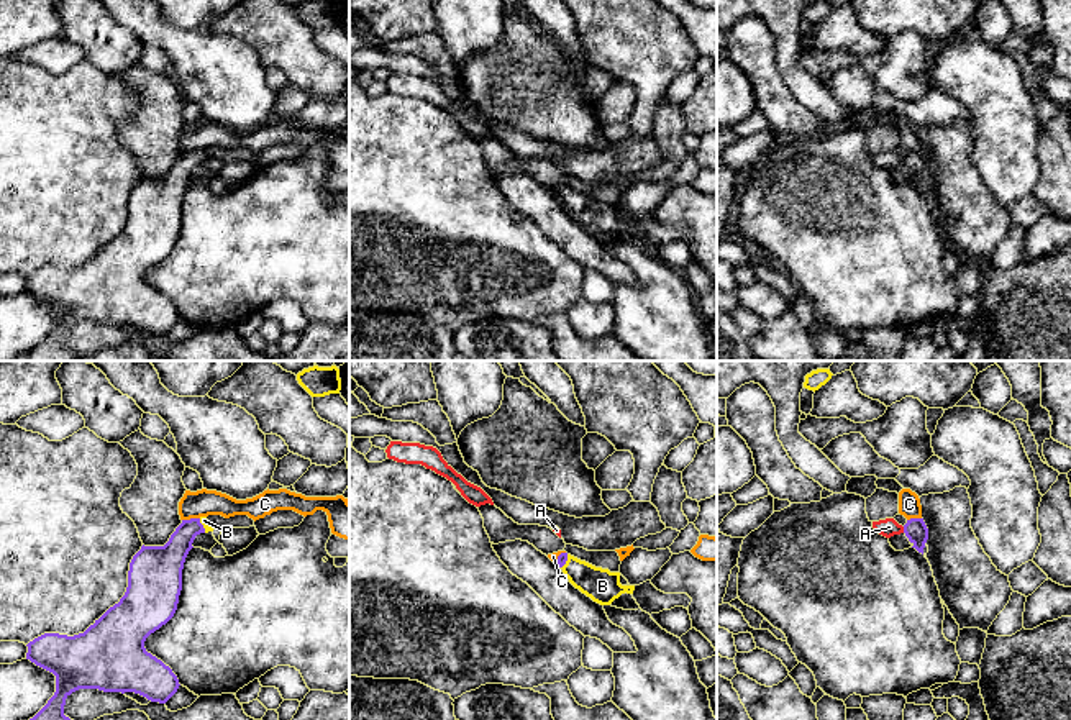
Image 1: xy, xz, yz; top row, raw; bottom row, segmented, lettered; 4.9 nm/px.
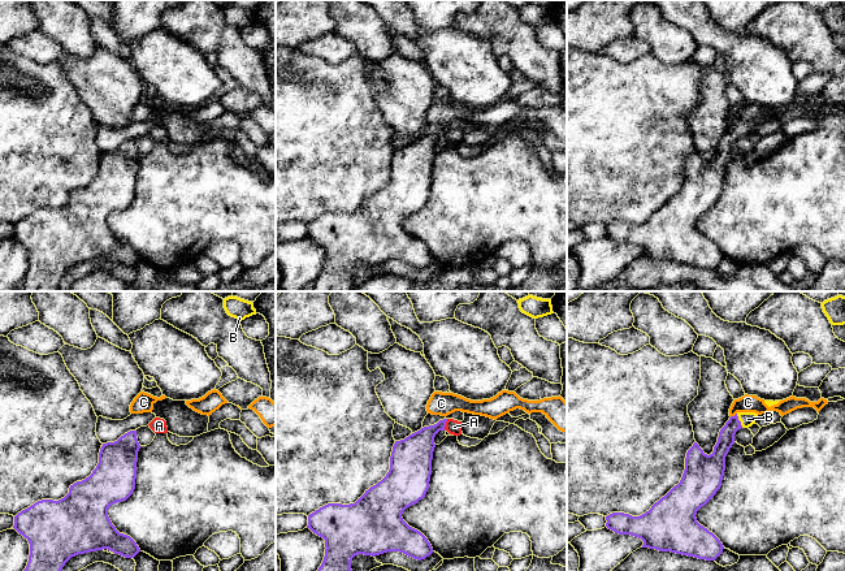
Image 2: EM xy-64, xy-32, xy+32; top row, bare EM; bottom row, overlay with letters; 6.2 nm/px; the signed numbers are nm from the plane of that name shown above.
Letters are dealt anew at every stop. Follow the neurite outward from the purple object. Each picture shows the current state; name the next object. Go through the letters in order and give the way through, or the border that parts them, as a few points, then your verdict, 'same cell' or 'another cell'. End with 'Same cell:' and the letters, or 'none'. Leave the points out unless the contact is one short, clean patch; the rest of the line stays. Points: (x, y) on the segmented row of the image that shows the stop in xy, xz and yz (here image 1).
A: along yz (902, 527), (904, 532) | another cell
B: across xy (166, 561), (179, 543), (202, 525), (204, 520) | same cell
C: along xy (199, 517), (182, 520) | another cell
Same cell: B

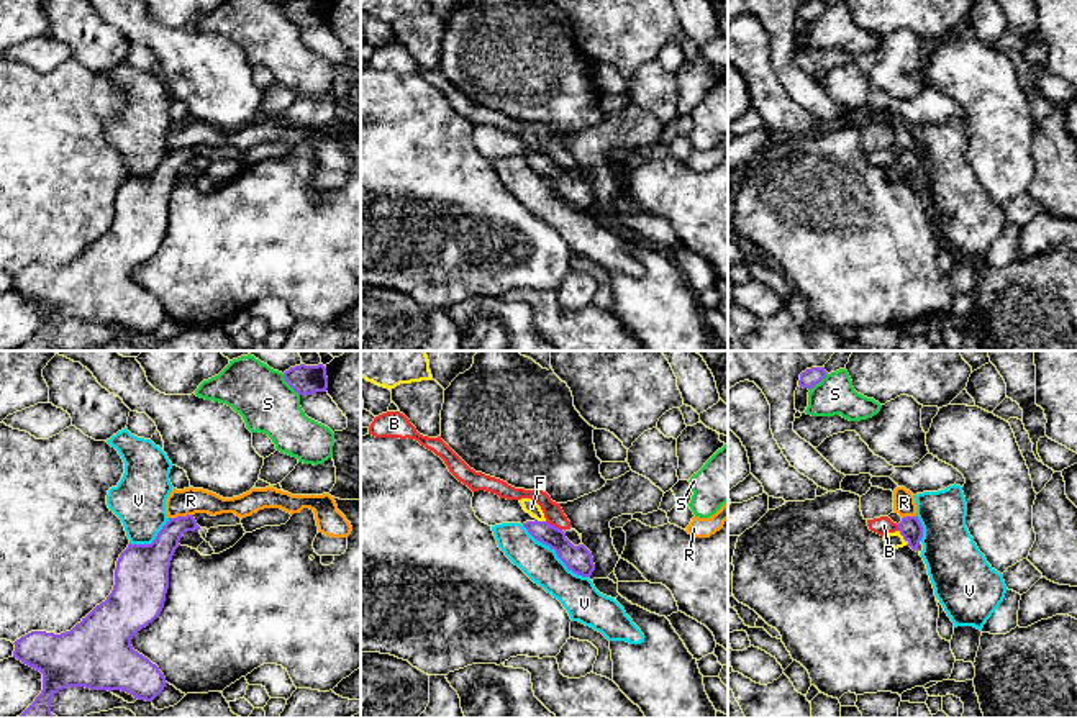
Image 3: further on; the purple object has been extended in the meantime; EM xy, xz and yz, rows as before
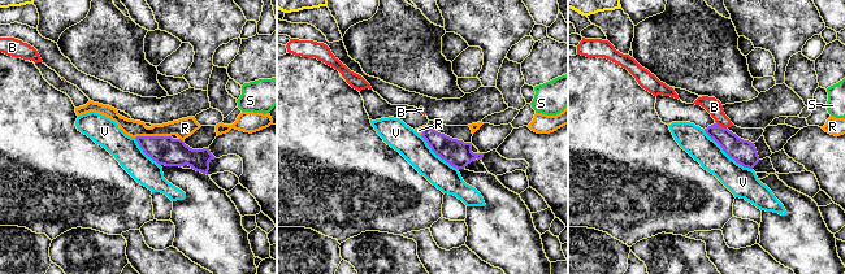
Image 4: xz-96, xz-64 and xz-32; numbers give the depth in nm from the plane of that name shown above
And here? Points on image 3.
B: along xz (546, 520), (561, 530) | another cell
F: another cell
R: another cell
S: another cell
V: another cell
Same cell: none

